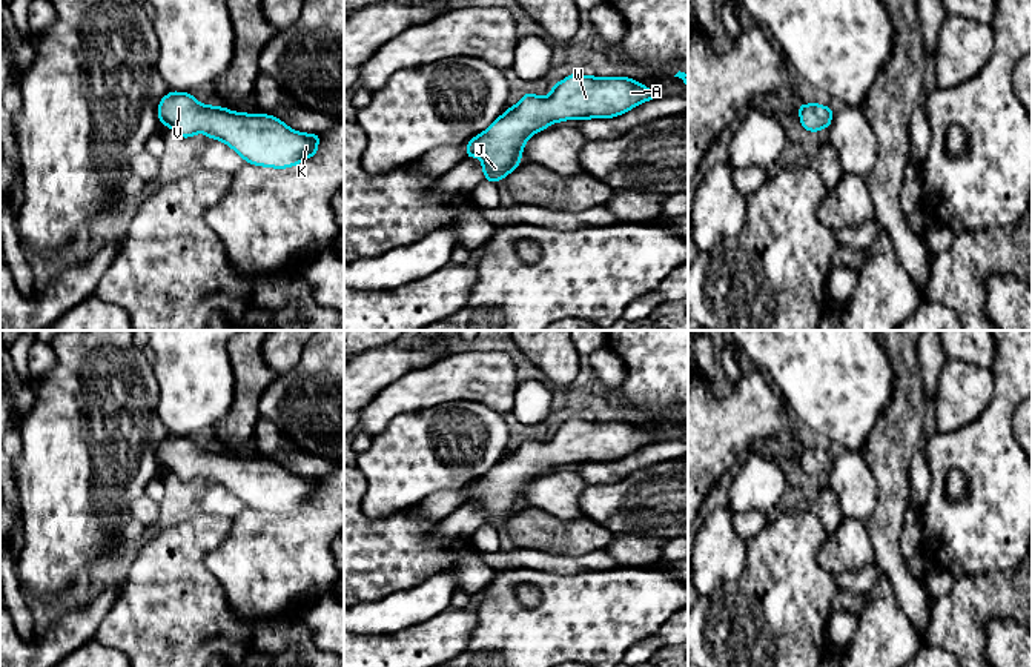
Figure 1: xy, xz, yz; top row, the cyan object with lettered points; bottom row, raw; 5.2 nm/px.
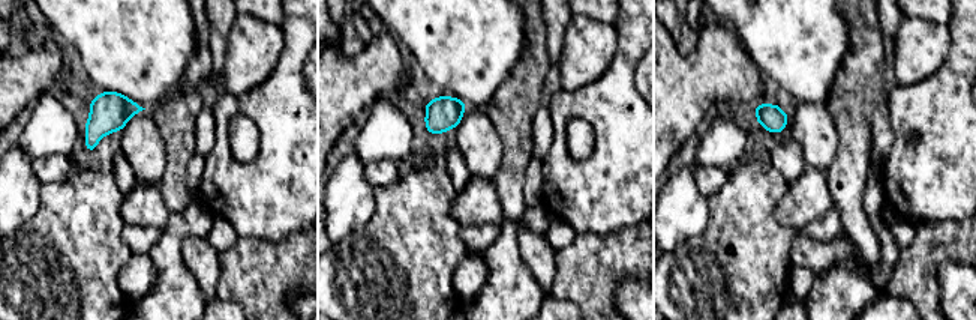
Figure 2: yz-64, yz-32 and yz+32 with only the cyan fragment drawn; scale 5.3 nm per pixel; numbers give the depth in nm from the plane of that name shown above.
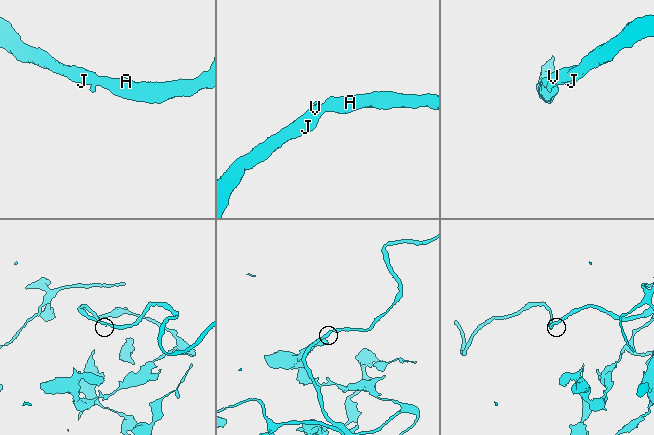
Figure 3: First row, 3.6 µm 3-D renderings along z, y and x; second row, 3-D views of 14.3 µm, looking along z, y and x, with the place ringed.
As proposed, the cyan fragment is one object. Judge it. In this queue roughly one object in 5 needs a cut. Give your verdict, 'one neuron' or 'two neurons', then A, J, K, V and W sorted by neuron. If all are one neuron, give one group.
one neuron | A J K V W

